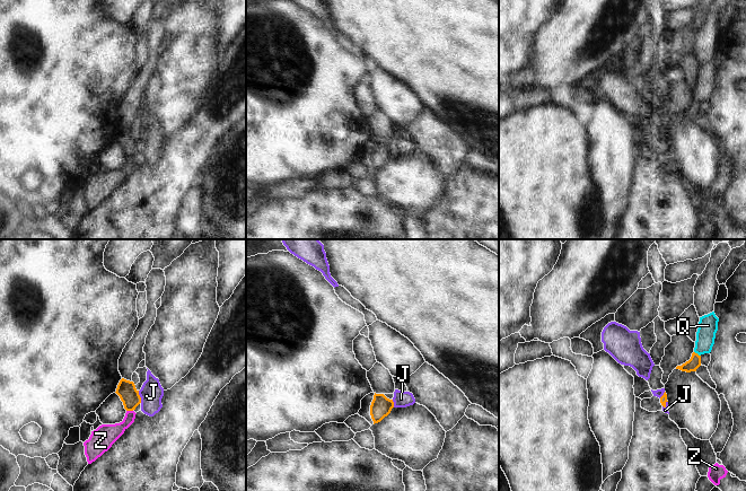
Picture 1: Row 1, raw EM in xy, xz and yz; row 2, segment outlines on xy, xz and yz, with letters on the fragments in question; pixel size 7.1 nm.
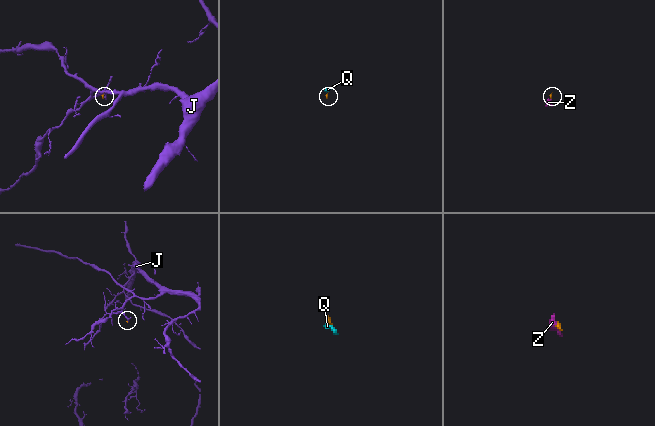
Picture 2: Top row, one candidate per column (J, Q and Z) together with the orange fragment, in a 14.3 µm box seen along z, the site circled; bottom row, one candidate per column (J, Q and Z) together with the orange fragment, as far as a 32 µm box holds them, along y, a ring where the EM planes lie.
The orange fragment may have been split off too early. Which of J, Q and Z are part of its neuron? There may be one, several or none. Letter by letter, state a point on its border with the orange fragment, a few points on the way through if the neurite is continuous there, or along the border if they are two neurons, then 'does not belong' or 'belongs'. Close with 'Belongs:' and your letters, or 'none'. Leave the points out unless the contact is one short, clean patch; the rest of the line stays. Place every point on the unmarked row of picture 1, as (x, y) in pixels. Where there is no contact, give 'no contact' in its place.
J: meets orange in xy at (139, 143); does not belong
Q: meets orange in yz at (696, 101); runs through yz (694, 110), (696, 101), (704, 89), (708, 72); belongs
Z: meets orange in xy at (130, 157); runs through xy (126, 138), (130, 143), (130, 157), (129, 166), (106, 182); belongs
Belongs: Q, Z

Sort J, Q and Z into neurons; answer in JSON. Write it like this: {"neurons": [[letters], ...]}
{"neurons": [["J"], ["Q", "Z"]]}

